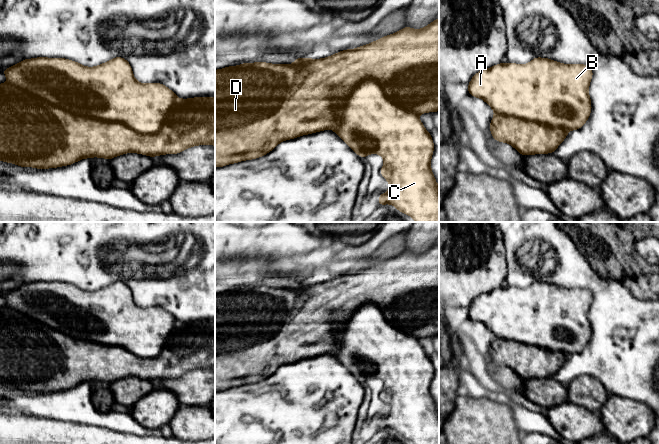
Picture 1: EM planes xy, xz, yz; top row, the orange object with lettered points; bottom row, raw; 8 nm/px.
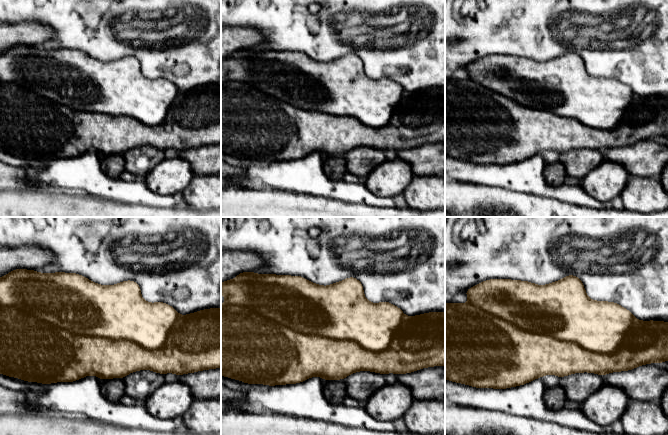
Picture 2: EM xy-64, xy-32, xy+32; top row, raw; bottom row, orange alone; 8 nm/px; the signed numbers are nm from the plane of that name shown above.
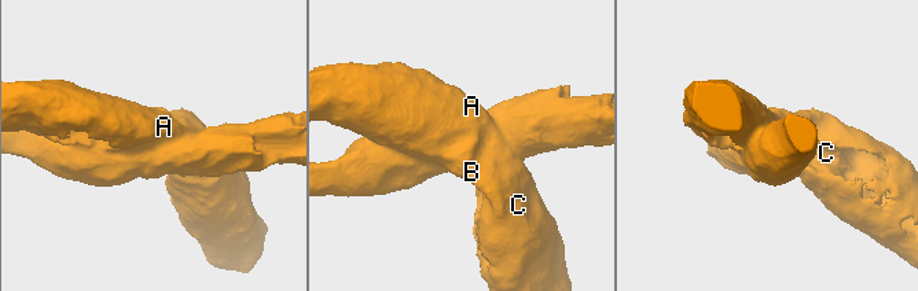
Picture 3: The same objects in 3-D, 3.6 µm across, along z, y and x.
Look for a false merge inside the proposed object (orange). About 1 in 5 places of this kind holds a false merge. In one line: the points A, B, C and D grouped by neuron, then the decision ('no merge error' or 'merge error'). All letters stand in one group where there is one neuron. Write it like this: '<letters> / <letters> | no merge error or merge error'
A B C / D | merge error

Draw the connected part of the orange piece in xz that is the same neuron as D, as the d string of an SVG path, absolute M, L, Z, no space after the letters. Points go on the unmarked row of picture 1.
M439 242L422 253L406 250L368 269L322 283L308 282L298 290L255 286L215 294L215 391L256 383L282 365L333 353L337 331L366 303L377 305L389 324L409 336L439 335Z

